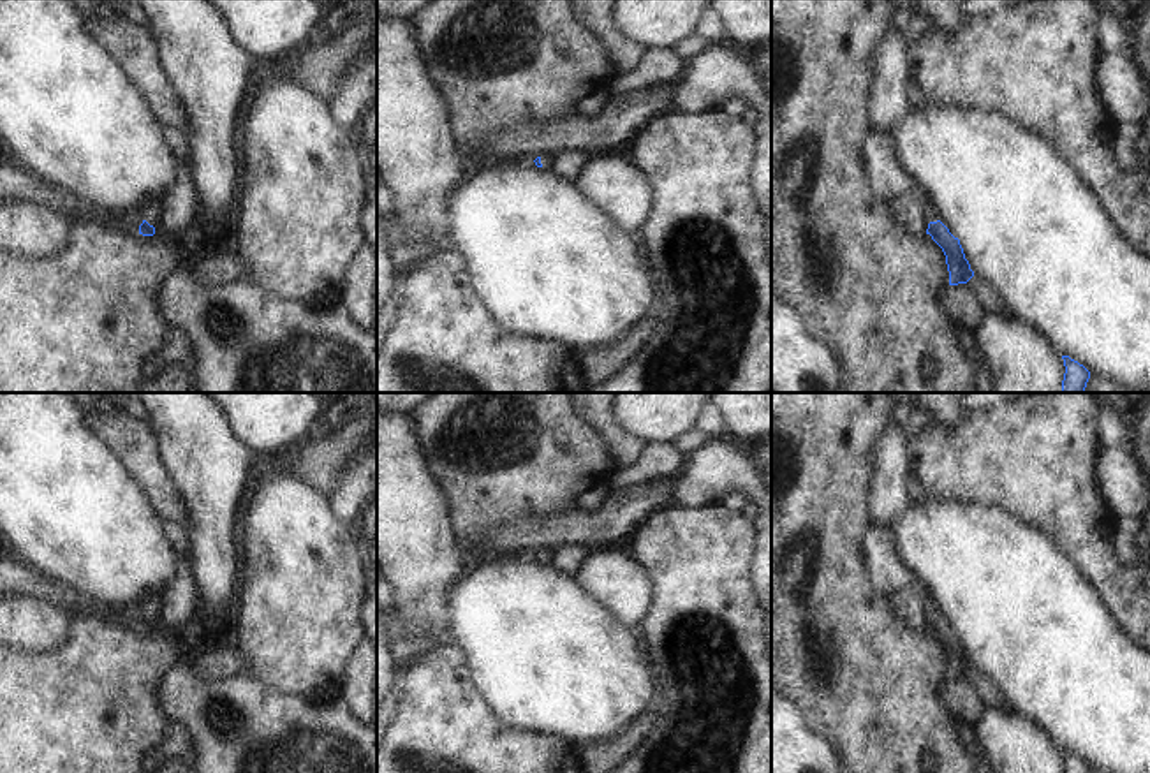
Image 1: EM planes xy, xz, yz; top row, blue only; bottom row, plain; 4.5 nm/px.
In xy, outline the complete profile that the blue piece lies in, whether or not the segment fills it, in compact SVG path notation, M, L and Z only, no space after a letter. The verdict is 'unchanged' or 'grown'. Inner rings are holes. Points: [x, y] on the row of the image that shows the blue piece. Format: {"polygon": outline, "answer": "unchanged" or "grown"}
{"polygon": "M160 194L150 199L146 210L141 213L143 224L139 225L139 234L143 236L155 234L155 227L160 225L160 220L164 217L164 202L166 197Z", "answer": "grown"}

